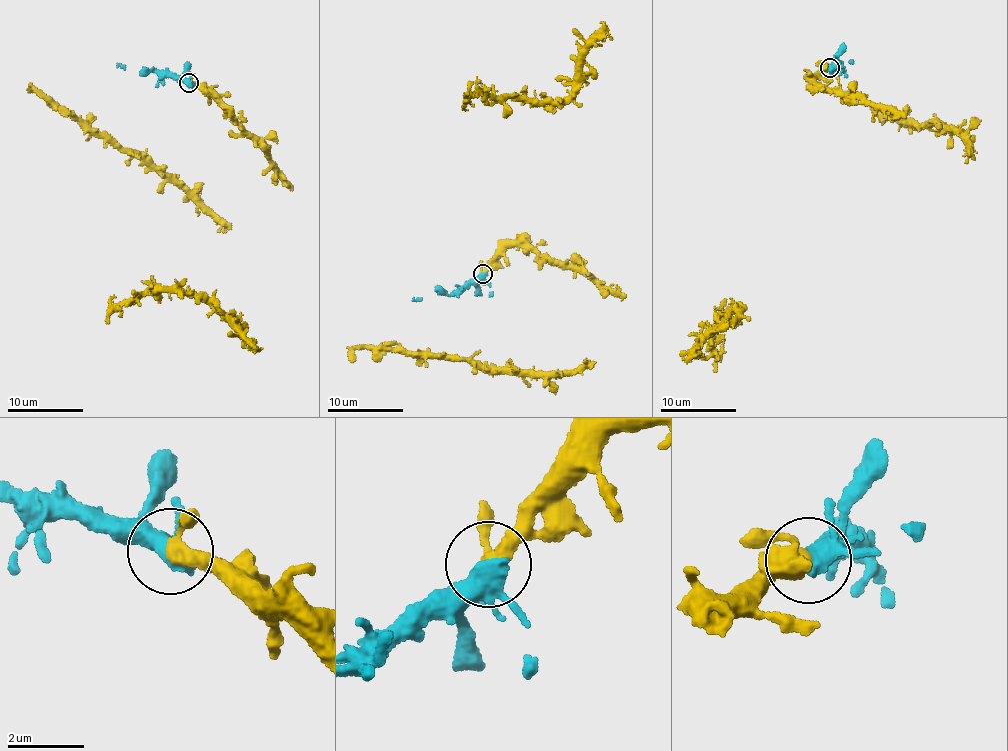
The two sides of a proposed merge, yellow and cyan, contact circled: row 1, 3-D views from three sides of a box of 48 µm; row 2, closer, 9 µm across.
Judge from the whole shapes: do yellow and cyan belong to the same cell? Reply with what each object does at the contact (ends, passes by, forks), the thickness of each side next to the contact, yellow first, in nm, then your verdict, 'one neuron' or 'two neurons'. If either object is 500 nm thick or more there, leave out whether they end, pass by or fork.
yellow passes by; cyan forks; calibres 320 and 360 nm; one neuron

